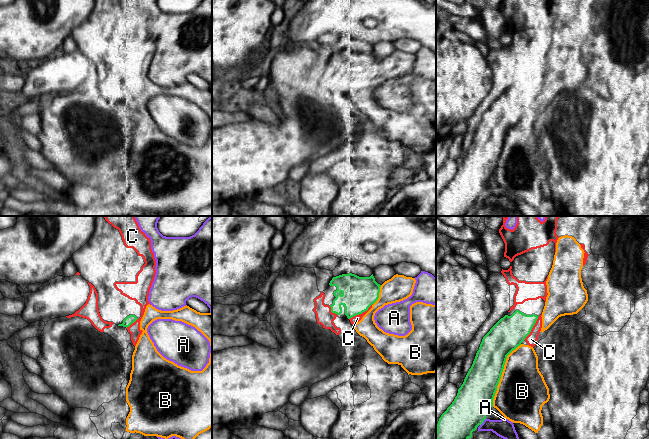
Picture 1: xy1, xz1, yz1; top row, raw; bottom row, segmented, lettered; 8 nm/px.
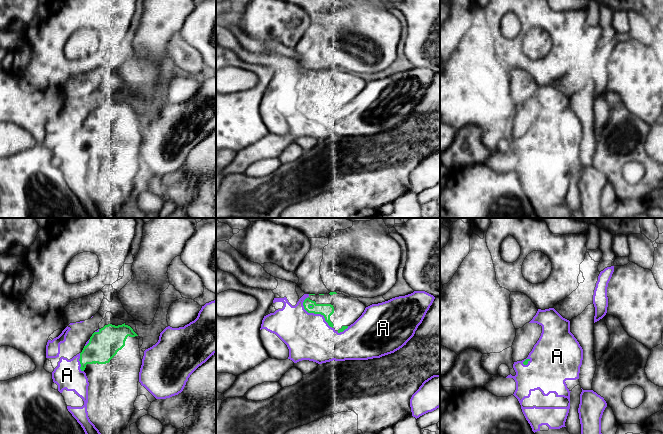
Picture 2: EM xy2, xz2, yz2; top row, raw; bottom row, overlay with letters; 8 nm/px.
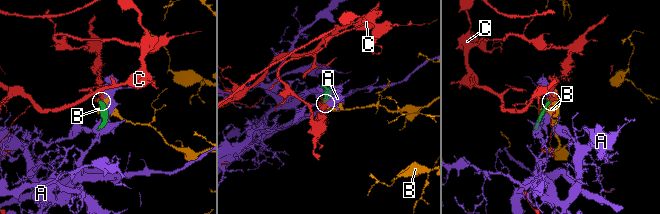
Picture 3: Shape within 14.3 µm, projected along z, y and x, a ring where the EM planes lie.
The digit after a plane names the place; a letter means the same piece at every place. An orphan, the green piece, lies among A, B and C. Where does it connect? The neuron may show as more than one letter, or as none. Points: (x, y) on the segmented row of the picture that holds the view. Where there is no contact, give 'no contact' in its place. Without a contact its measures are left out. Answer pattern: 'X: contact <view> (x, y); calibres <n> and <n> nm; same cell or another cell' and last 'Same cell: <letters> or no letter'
A: contact xz2 (313, 312); calibres 100 and 380 nm; another cell
B: contact yz1 (501, 374); calibres 280 and 400 nm; another cell
C: contact xz1 (361, 313); calibres 280 and 60 nm; another cell
Same cell: no letter

